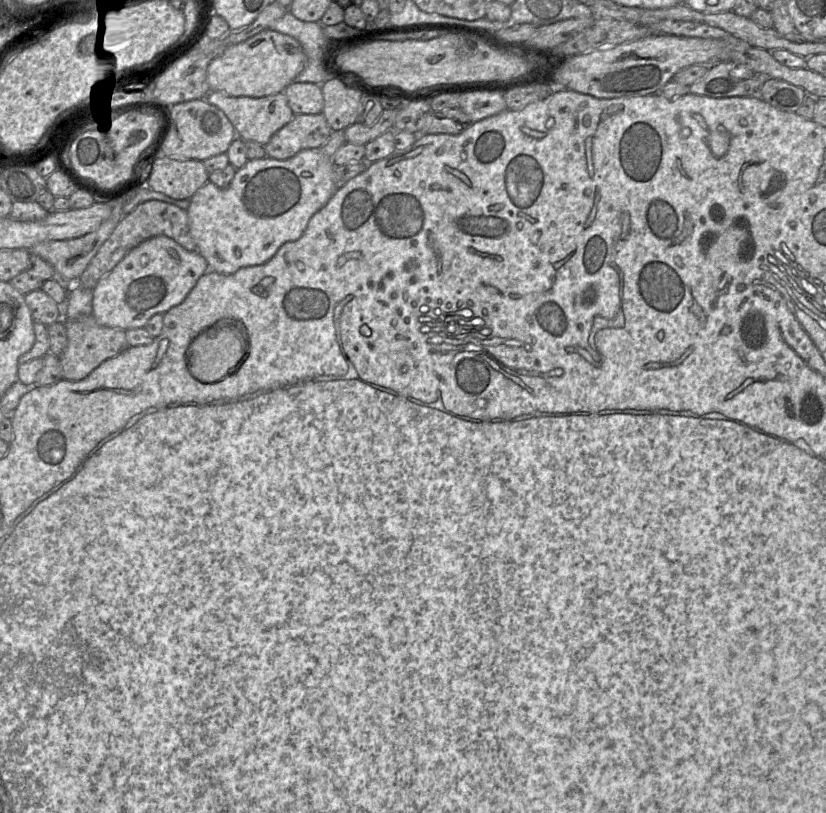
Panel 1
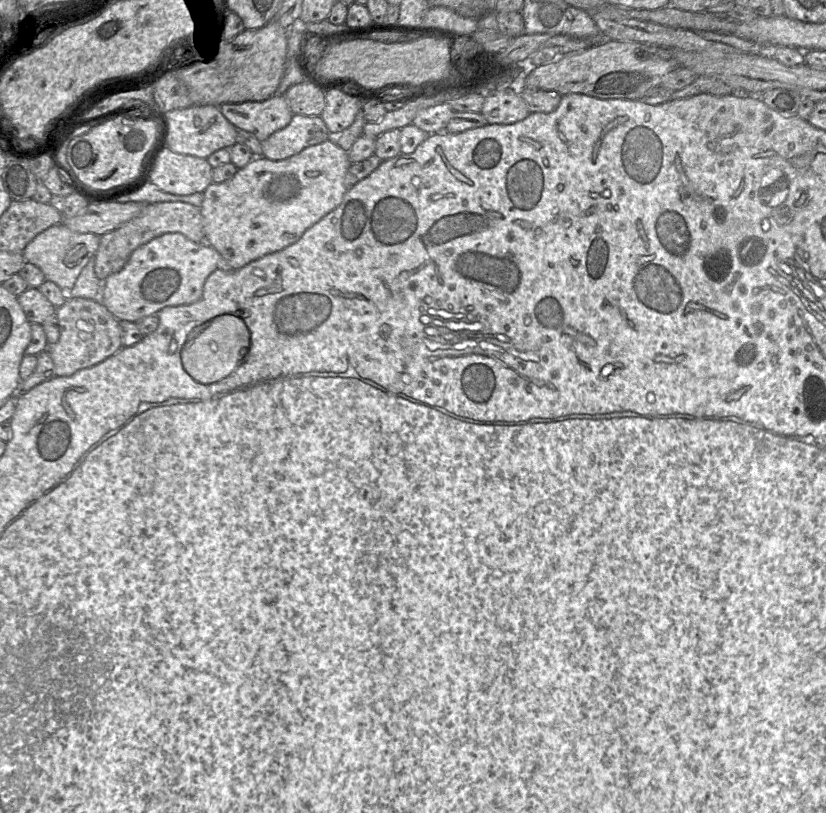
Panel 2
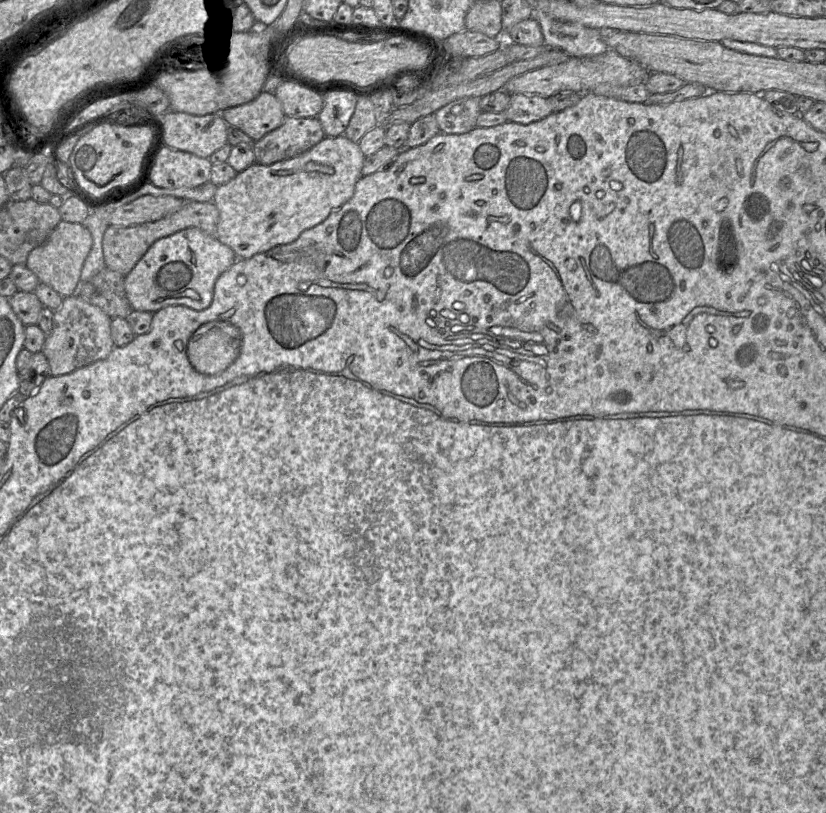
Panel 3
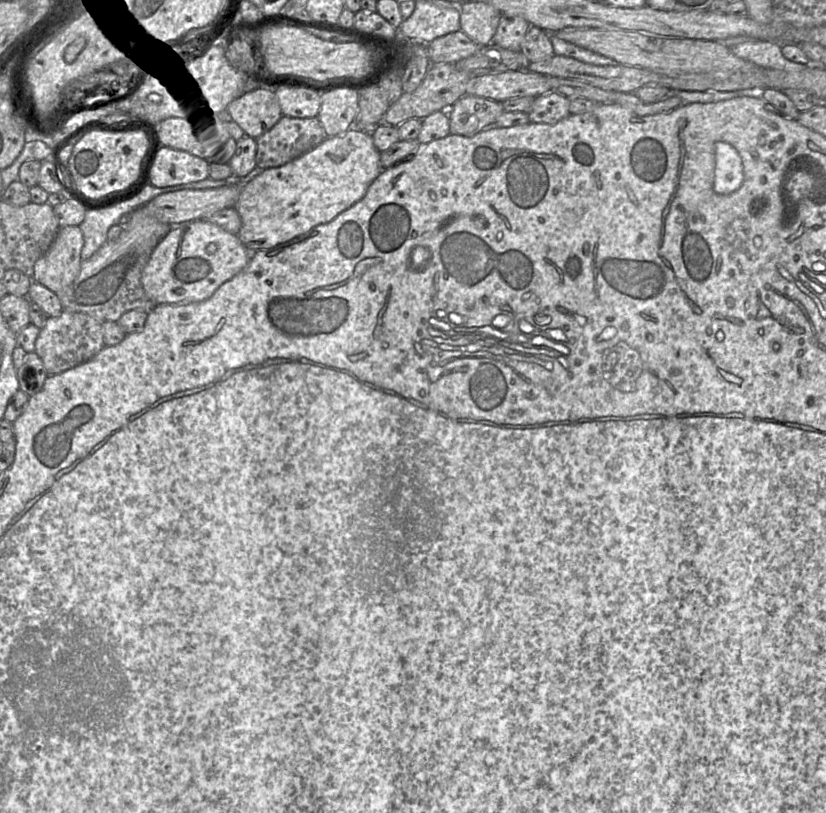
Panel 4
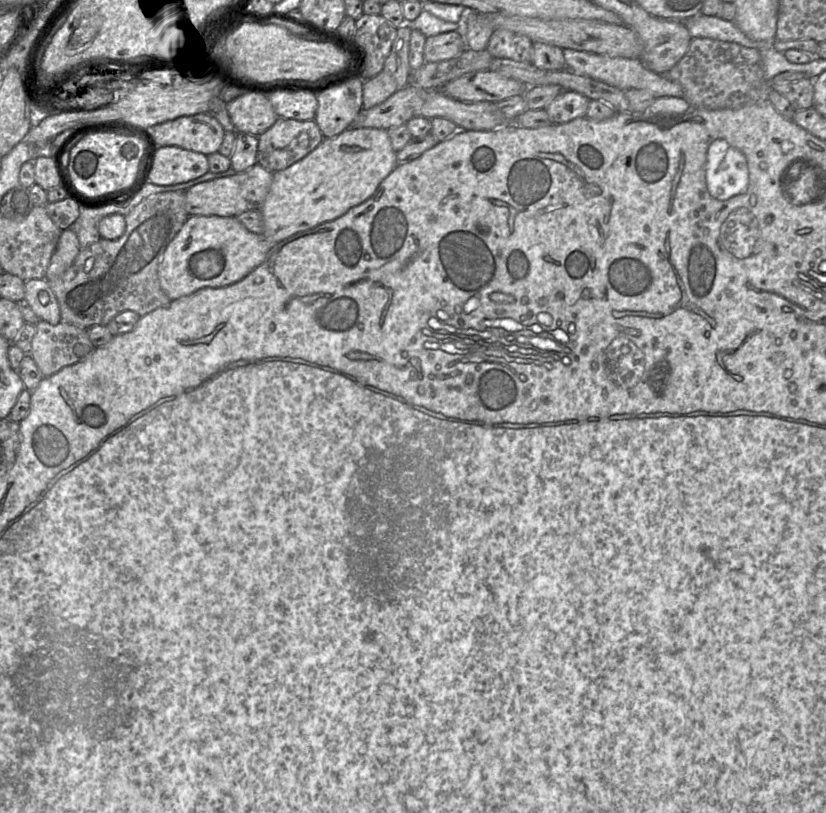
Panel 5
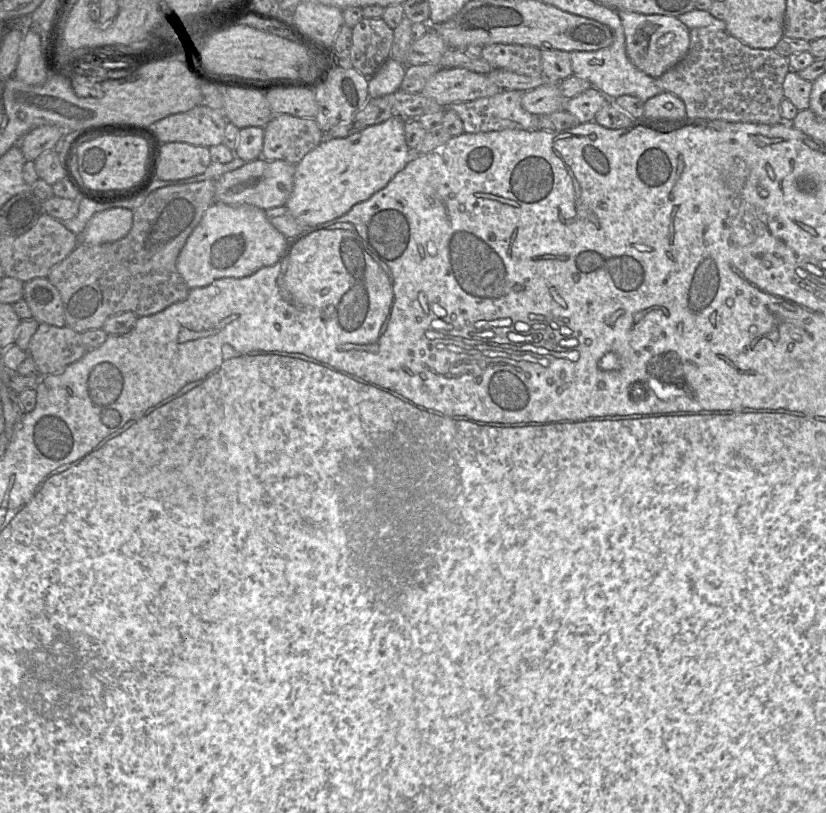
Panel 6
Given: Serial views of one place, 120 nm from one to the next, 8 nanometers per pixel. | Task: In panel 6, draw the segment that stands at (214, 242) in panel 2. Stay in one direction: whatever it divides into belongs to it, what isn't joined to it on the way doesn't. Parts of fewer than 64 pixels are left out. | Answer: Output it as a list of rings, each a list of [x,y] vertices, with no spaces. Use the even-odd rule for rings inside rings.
[[[394,115],[383,123],[369,126],[346,138],[324,138],[296,165],[294,187],[285,206],[296,221],[305,227],[314,227],[333,221],[361,202],[383,189],[411,160],[413,152],[405,140],[405,119]]]

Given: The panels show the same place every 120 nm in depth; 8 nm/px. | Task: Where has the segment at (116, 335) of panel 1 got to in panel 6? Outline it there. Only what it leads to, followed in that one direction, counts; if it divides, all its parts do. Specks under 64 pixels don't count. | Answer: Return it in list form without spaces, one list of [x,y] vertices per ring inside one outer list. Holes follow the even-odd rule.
[[[46,323],[38,324],[27,351],[41,376],[61,372],[86,352],[80,333],[68,326],[56,327]]]

